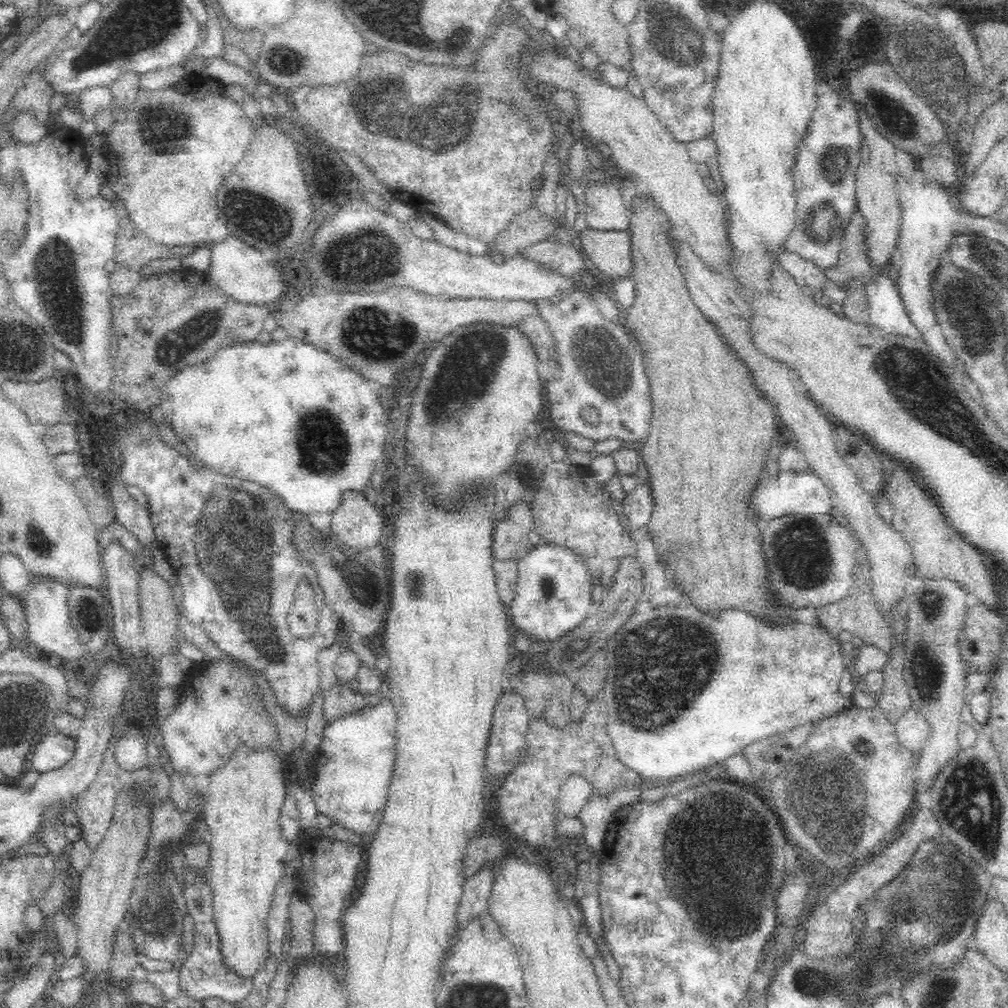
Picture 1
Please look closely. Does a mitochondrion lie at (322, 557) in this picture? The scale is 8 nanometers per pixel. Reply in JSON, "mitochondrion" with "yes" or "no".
{"mitochondrion":"no"}

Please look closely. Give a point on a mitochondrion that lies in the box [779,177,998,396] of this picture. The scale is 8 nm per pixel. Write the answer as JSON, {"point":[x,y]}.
{"point":[969,317]}

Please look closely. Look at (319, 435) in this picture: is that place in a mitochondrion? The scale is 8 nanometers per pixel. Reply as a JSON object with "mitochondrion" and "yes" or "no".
{"mitochondrion":"yes"}

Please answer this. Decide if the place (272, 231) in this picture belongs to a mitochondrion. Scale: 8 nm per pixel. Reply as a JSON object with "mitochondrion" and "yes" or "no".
{"mitochondrion":"yes"}

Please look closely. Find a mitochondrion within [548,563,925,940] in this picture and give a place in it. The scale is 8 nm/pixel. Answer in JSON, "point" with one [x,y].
{"point":[837,832]}

